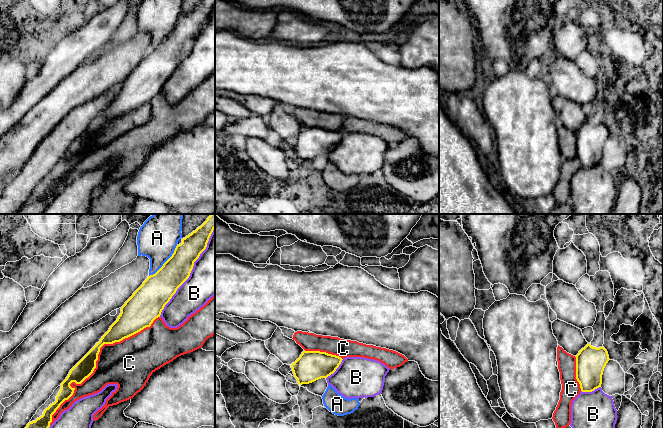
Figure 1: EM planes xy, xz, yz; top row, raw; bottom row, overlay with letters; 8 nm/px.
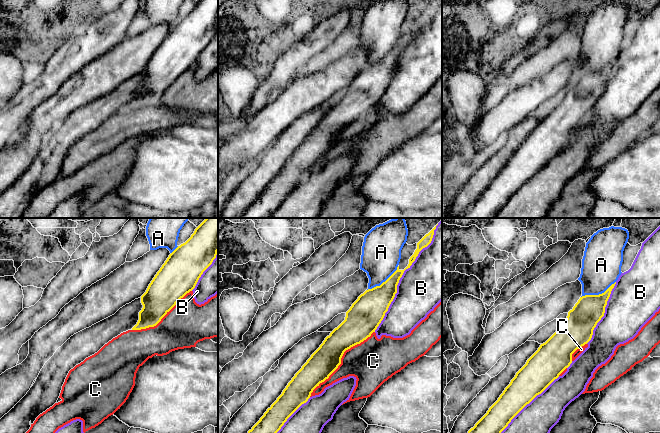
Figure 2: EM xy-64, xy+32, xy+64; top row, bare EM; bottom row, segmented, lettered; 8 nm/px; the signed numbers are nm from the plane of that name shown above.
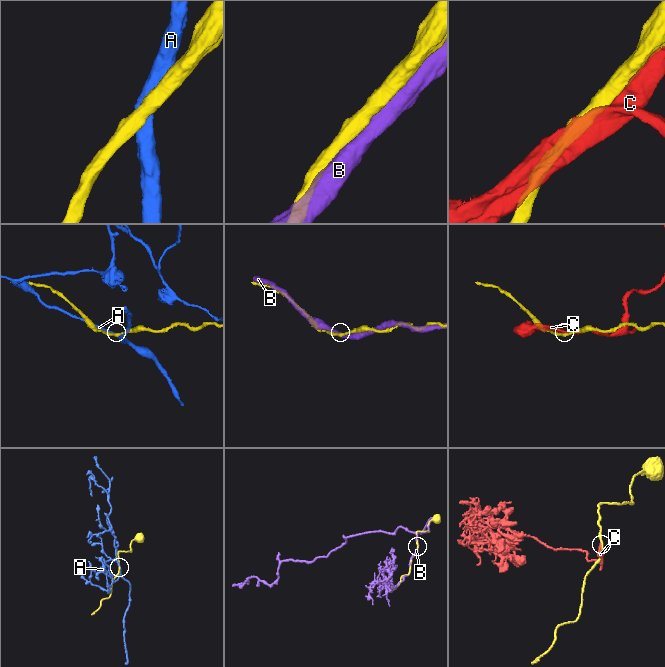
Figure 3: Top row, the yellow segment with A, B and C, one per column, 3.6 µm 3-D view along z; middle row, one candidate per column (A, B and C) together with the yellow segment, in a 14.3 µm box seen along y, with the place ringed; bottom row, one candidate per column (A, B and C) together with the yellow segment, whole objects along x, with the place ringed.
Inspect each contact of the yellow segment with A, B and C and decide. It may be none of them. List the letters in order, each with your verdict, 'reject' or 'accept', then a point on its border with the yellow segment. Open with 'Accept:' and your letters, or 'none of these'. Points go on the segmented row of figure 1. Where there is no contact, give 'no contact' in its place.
Accept: B
A: reject; meets yellow in xy at (165, 262)
B: accept; meets yellow in xy at (190, 272)
C: reject; meets yellow in xy at (95, 362)

